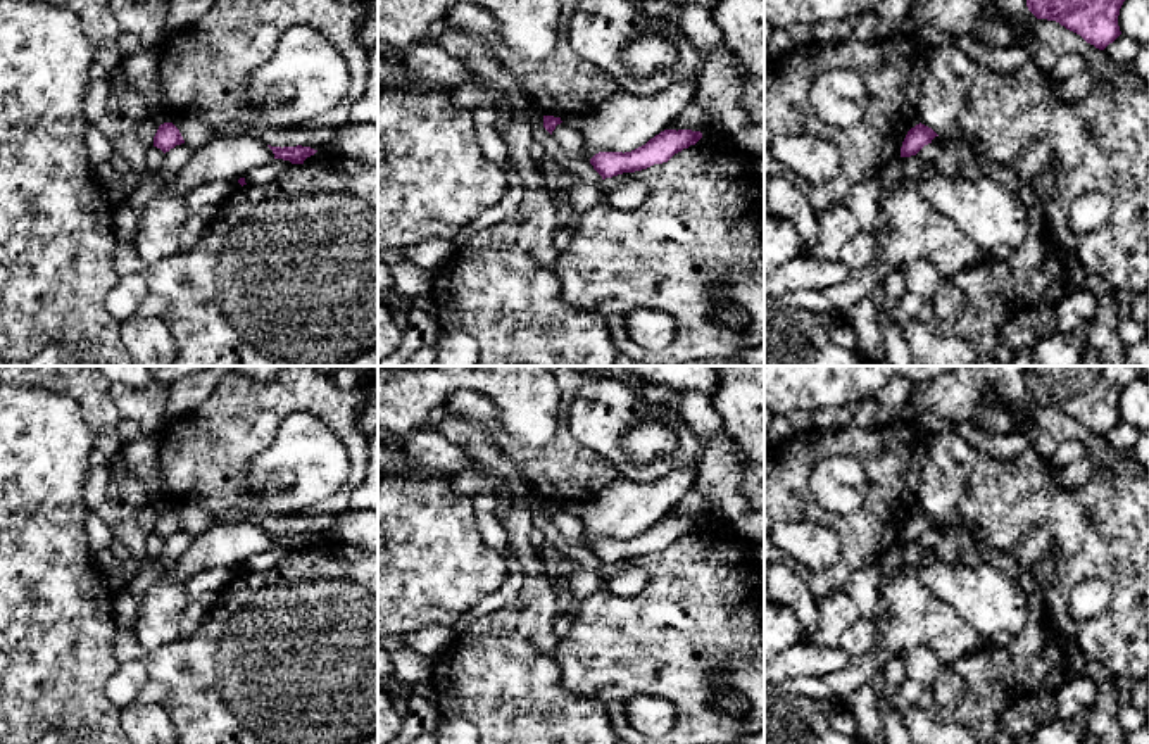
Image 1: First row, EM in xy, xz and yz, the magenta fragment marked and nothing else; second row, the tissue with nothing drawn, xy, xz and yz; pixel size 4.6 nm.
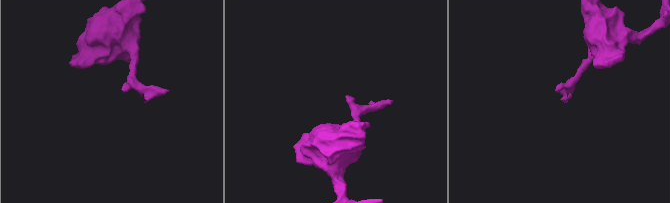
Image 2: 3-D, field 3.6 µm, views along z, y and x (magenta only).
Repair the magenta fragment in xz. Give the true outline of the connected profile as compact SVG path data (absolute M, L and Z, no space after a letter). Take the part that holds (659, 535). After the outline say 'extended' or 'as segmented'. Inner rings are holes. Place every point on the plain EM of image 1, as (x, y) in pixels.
M664 516L631 539L599 539L590 545L590 551L606 566L668 549L675 540L695 532L700 525L700 518Z; as segmented

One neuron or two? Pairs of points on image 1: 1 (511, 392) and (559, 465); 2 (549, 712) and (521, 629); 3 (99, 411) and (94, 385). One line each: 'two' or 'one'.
1: two
2: one
3: one

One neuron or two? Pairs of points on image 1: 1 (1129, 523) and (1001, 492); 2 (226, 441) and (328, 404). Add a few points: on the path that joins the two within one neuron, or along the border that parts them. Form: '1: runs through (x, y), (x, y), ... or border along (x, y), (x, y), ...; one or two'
1: runs through (1098, 529), (1032, 515); one
2: runs through (252, 415), (271, 401), (302, 401); one

